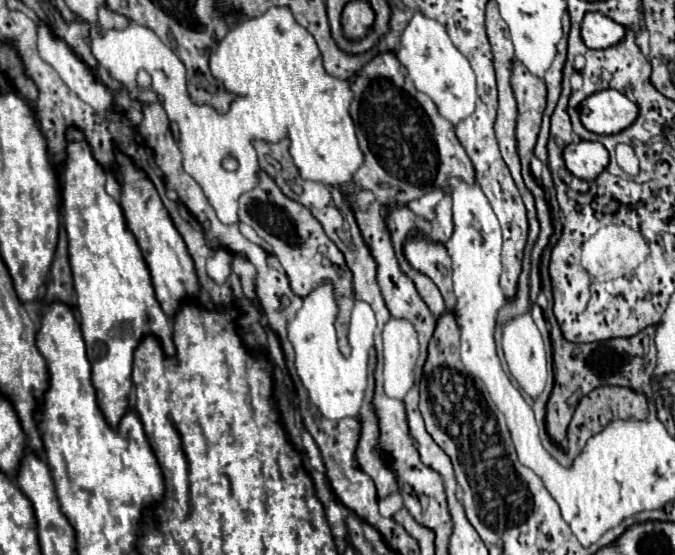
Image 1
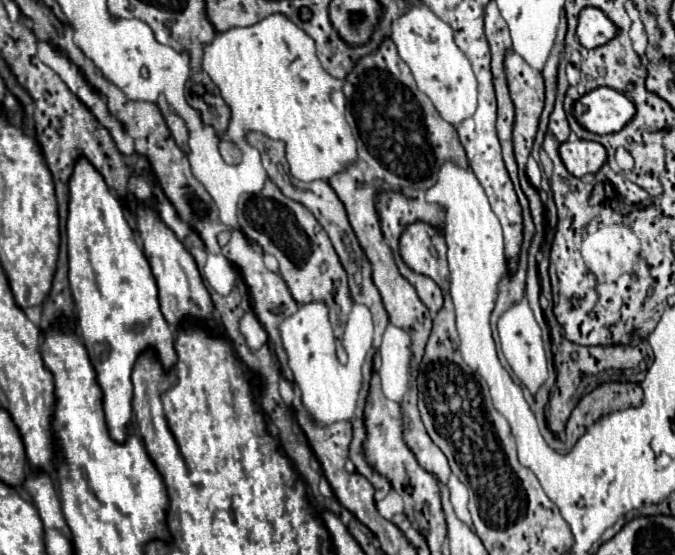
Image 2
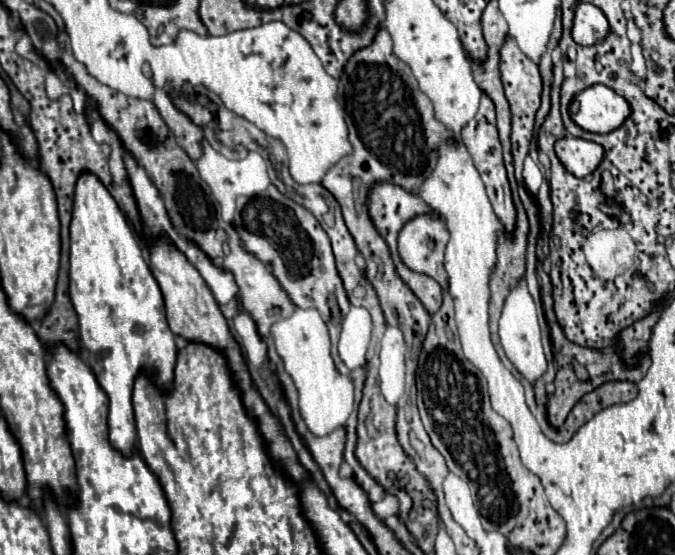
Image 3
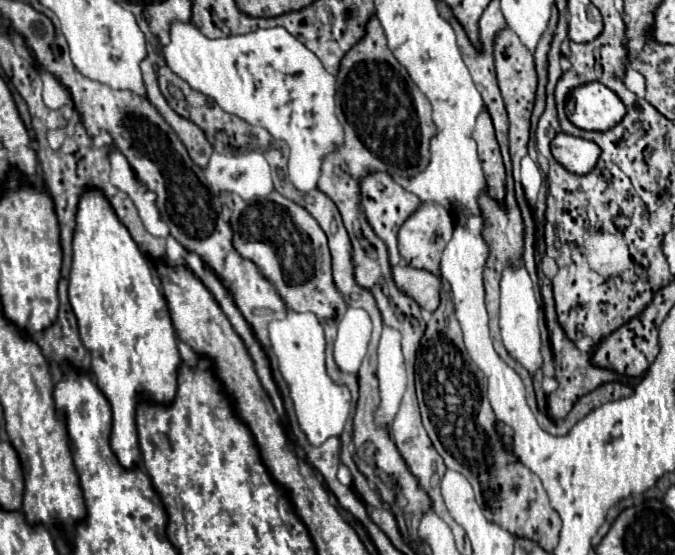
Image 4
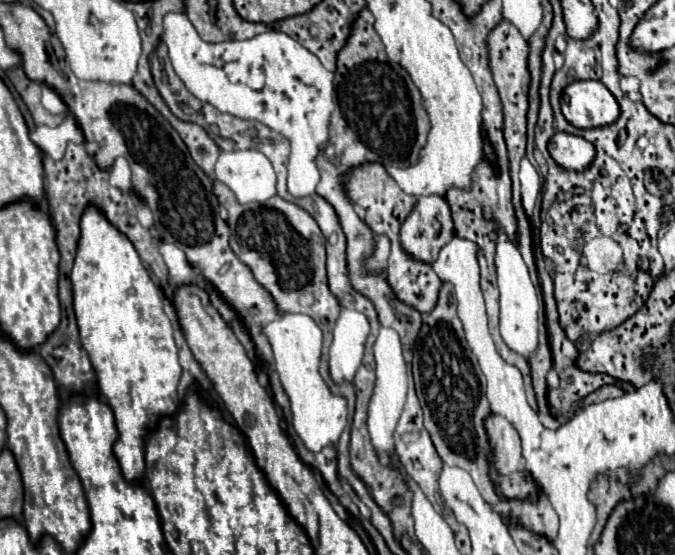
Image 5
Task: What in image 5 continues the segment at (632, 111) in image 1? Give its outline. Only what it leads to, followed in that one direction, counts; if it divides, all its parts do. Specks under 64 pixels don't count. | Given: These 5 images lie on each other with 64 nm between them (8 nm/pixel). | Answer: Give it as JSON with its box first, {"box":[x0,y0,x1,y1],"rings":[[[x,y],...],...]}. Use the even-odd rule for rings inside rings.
{"box":[562,80,620,128],"rings":[[[576,80],[562,90],[564,118],[576,128],[612,124],[620,116],[618,102],[600,80]]]}

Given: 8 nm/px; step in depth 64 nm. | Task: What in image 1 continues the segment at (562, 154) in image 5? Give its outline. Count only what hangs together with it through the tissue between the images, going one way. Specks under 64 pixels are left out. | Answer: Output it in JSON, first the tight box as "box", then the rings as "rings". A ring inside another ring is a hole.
{"box":[564,142,608,180],"rings":[[[572,142],[564,148],[566,168],[582,180],[594,180],[608,166],[608,150],[600,142]]]}

